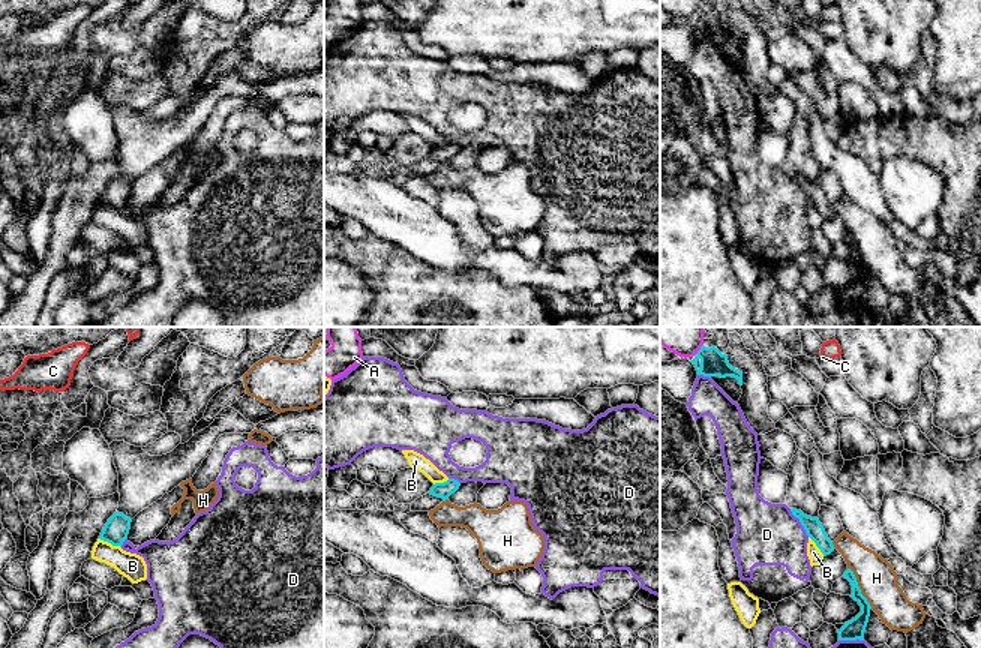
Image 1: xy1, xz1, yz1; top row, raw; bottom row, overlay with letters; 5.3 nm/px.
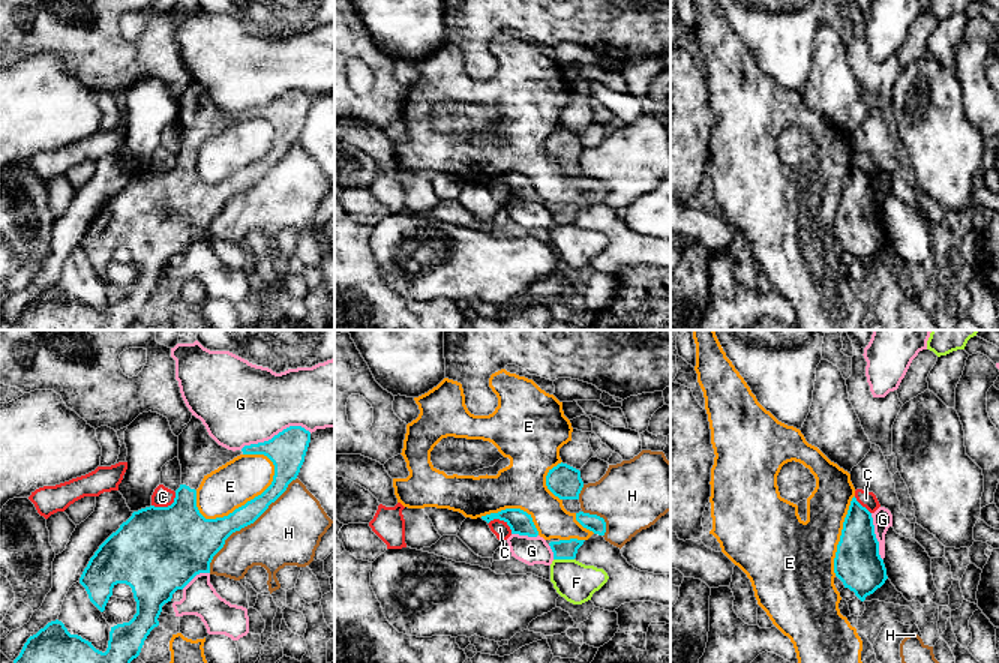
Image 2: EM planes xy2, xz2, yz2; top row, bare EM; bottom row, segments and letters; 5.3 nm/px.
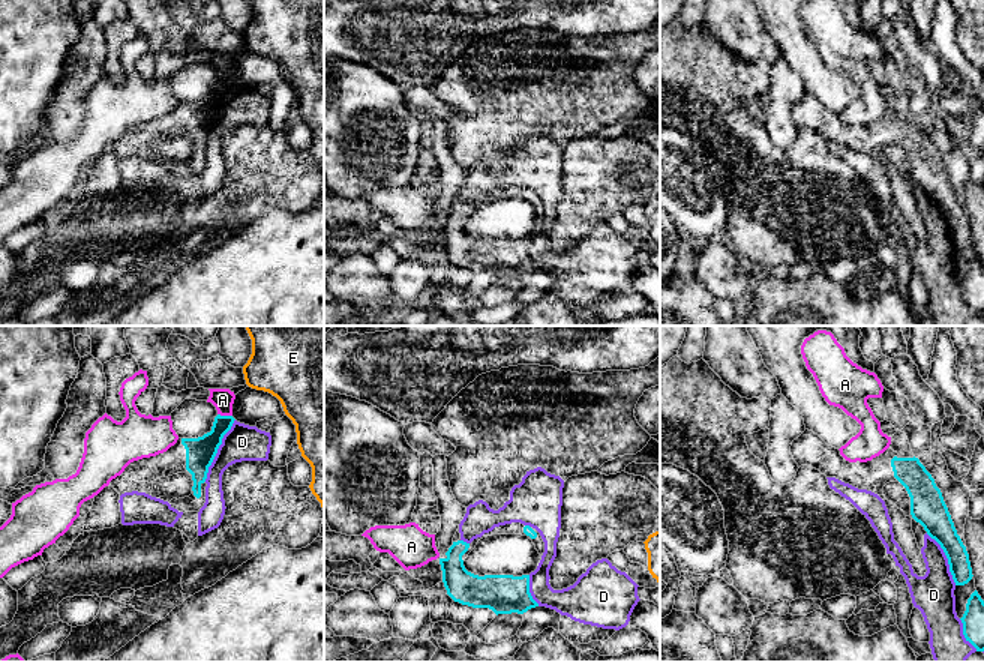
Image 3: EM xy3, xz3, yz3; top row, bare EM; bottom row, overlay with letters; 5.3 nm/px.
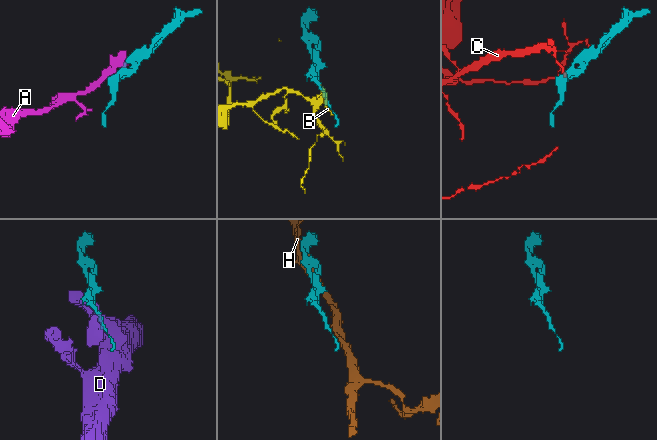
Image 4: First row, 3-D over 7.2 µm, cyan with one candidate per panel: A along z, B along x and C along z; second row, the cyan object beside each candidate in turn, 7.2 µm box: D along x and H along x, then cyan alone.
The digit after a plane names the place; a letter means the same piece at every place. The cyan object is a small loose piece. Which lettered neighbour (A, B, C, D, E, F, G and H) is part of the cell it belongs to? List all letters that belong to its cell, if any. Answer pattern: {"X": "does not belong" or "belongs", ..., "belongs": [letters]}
{"A": "does not belong", "B": "does not belong", "C": "does not belong", "D": "does not belong", "E": "does not belong", "F": "does not belong", "G": "does not belong", "H": "does not belong", "belongs": []}

